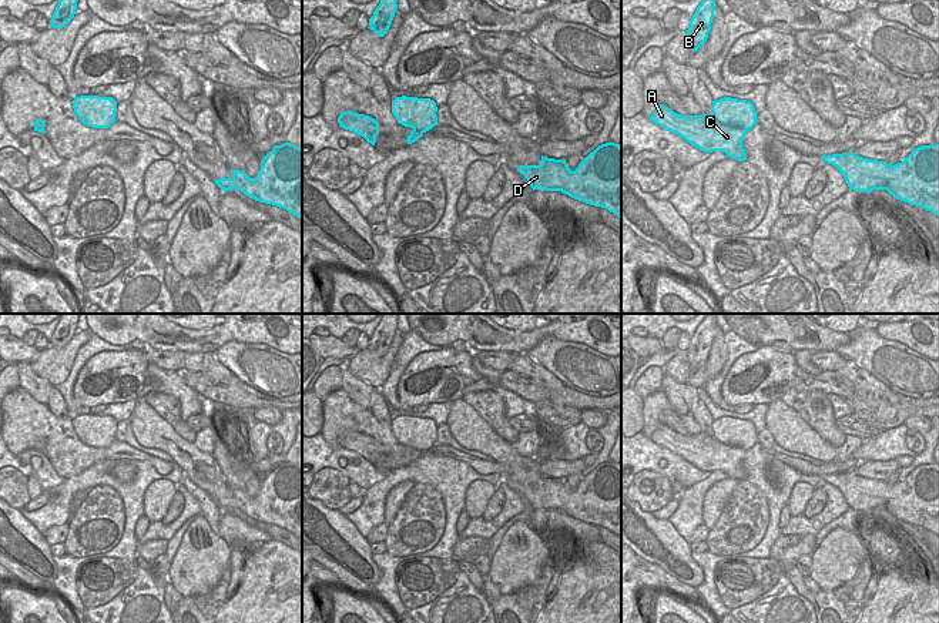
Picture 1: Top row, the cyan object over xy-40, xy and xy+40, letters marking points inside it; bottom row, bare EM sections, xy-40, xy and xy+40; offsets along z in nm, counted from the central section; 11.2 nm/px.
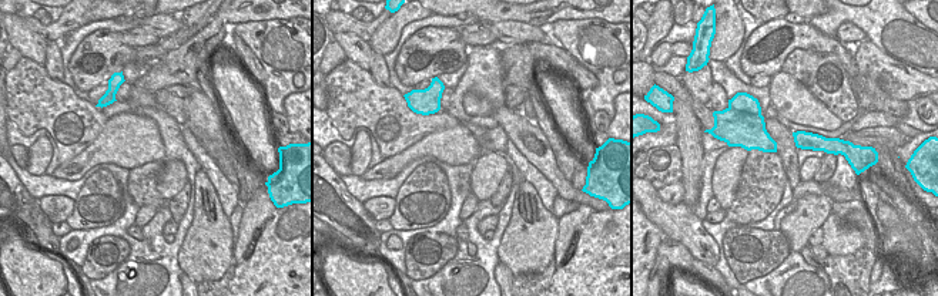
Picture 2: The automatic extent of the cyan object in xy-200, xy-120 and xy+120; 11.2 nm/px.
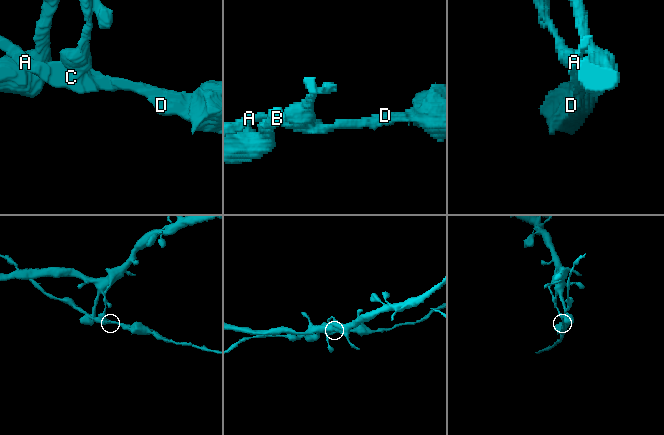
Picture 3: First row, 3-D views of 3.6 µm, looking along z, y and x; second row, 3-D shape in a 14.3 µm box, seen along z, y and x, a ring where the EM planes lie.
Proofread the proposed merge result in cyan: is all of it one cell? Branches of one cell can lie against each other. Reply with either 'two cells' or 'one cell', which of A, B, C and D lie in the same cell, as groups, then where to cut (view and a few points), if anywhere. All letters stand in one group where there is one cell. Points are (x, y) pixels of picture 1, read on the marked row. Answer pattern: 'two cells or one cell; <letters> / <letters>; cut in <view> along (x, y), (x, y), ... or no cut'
two cells; A C D / B; cut in xy+40 along (710, 114), (724, 124), (735, 126), (745, 131)

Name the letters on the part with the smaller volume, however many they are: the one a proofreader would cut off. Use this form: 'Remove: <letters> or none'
Remove: A, C, D

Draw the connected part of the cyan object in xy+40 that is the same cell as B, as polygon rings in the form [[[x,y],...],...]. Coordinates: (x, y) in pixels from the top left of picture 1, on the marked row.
[[[702,0],[691,17],[687,30],[687,40],[691,51],[697,51],[707,41],[715,6],[715,0]]]

